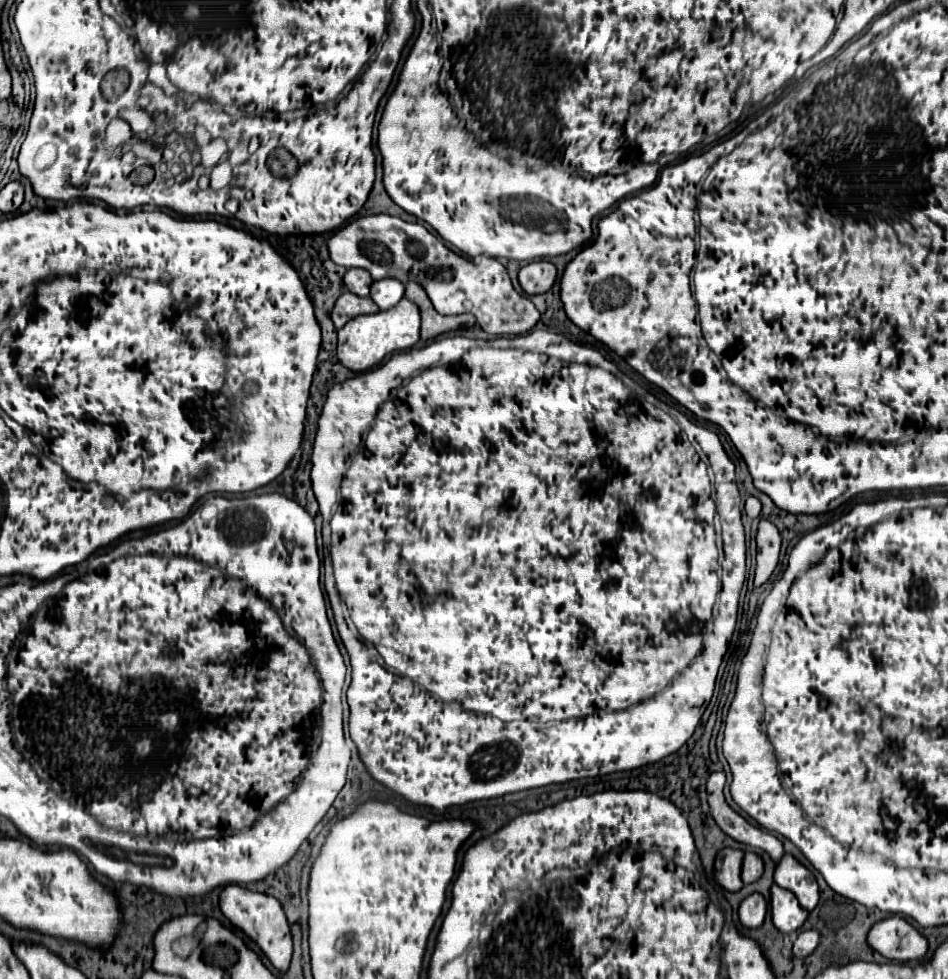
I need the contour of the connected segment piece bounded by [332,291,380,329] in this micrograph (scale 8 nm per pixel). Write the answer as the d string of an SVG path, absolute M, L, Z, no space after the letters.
M342 293L332 309L332 321L336 329L342 329L352 317L366 315L366 313L378 313L378 305L370 297L358 297L354 293Z

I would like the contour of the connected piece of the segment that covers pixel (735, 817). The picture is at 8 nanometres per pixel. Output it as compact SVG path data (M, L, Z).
M712 773L708 779L708 803L710 803L710 811L714 821L718 823L718 827L734 837L740 843L746 843L754 849L762 849L766 851L774 861L778 861L784 855L784 845L778 837L774 837L772 833L748 823L742 815L738 815L724 799L724 785L726 785L726 777L724 773Z

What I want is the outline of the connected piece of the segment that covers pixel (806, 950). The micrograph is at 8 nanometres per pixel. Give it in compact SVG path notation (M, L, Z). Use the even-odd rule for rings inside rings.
M816 929L802 931L798 935L798 939L794 941L794 955L796 957L806 957L818 947L818 943L820 943L820 933Z

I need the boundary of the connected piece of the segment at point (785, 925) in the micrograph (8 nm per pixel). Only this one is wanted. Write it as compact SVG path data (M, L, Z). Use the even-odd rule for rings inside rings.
M772 885L770 889L770 911L776 929L782 933L798 931L802 923L808 919L808 911L802 909L802 905L798 905L794 893L778 885Z

